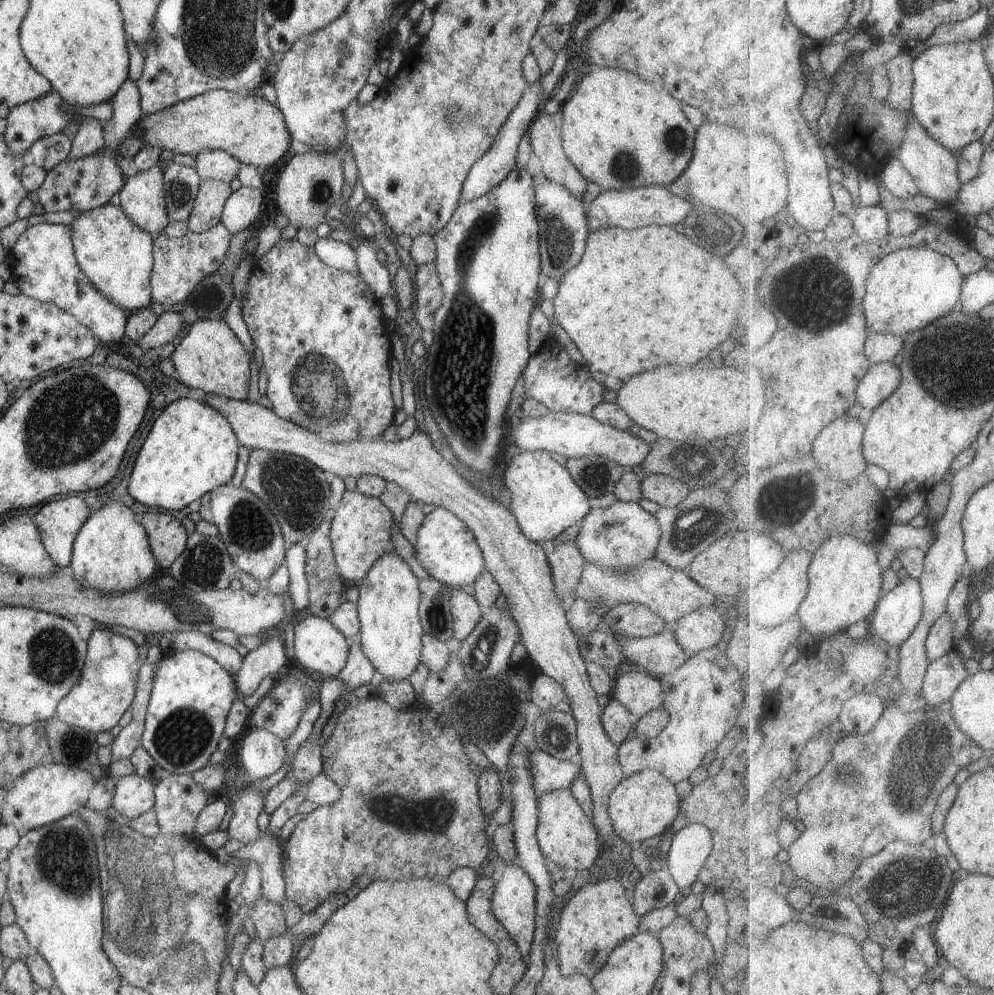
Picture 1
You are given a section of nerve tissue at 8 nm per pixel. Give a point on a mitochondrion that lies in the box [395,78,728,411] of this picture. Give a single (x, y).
(450, 117)

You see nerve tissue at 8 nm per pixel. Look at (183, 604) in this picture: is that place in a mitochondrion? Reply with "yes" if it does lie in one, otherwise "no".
yes

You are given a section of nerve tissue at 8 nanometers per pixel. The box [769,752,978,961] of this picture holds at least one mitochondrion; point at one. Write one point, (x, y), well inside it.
(907, 890)

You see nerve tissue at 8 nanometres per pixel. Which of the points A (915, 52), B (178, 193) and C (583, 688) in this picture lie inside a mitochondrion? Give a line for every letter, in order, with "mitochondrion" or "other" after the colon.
A: other
B: mitochondrion
C: other

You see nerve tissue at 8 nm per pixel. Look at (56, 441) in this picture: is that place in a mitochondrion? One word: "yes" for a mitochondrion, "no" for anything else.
yes

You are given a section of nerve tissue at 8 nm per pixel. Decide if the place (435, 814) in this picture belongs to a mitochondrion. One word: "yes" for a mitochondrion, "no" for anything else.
yes

